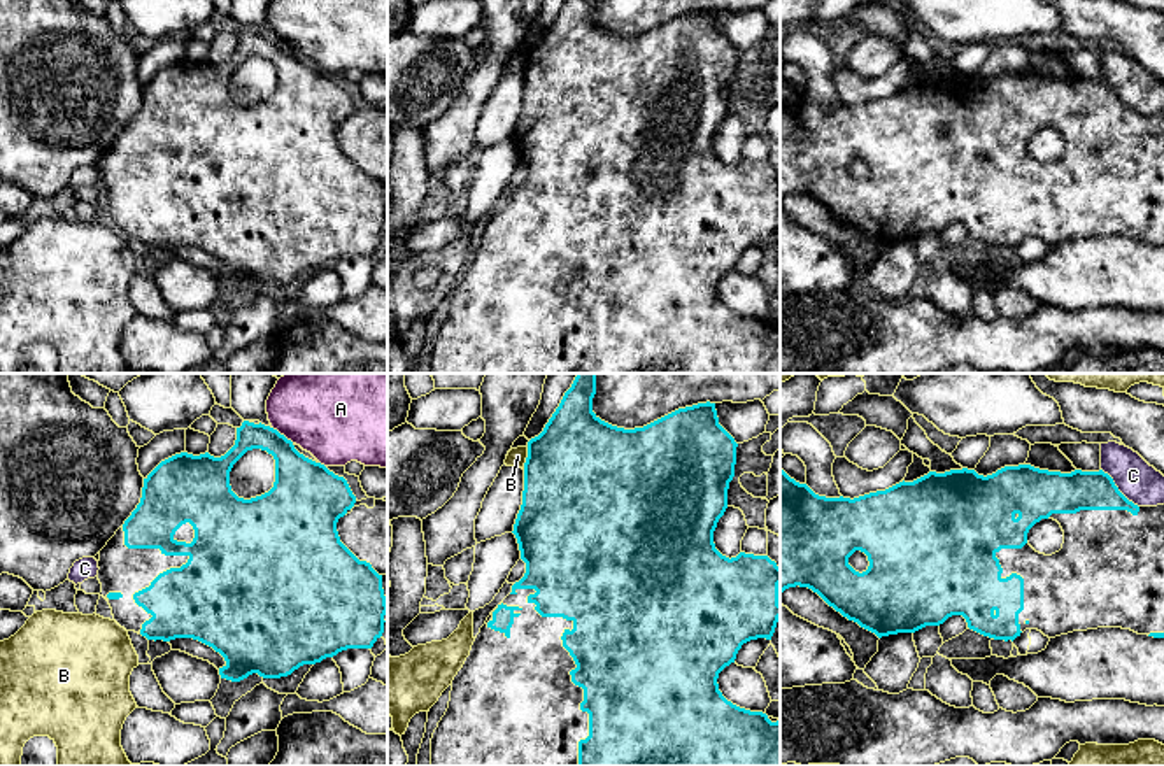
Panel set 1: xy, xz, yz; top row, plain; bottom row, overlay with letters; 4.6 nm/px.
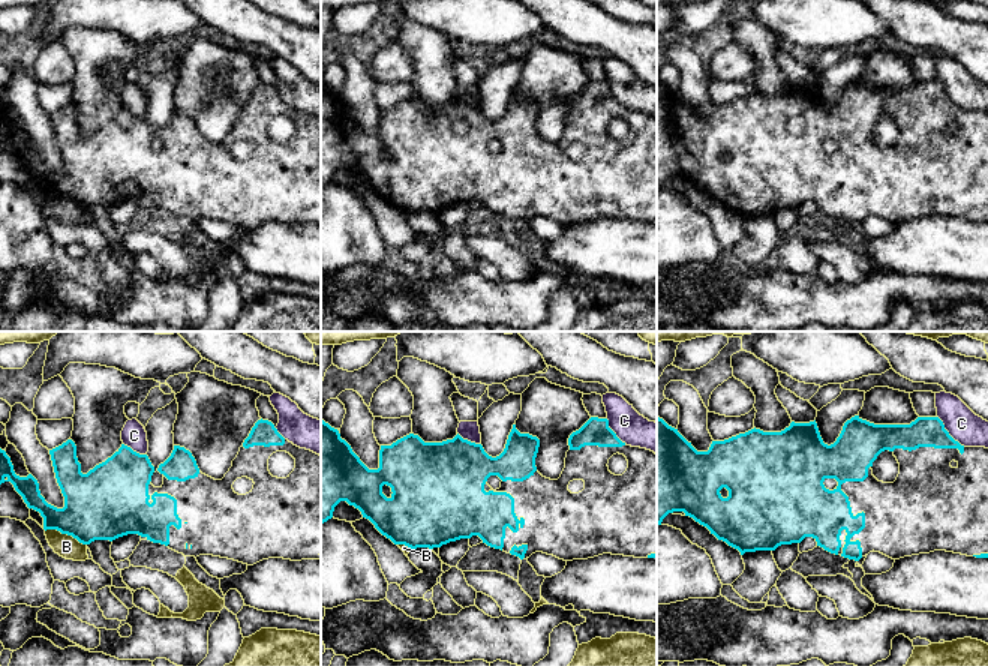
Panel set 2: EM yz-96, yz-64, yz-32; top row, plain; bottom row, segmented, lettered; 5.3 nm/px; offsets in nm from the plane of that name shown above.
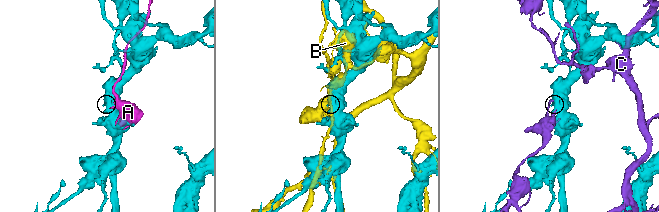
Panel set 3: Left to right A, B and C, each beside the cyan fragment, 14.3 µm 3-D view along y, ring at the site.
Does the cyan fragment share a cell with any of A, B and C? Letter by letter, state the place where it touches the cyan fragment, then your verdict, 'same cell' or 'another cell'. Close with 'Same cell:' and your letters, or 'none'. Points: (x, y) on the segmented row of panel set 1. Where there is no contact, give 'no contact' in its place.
A: meets cyan in xy at (283, 435); another cell
B: meets cyan in xz at (526, 458); another cell
C: meets cyan in yz at (1117, 489); another cell
Same cell: none

